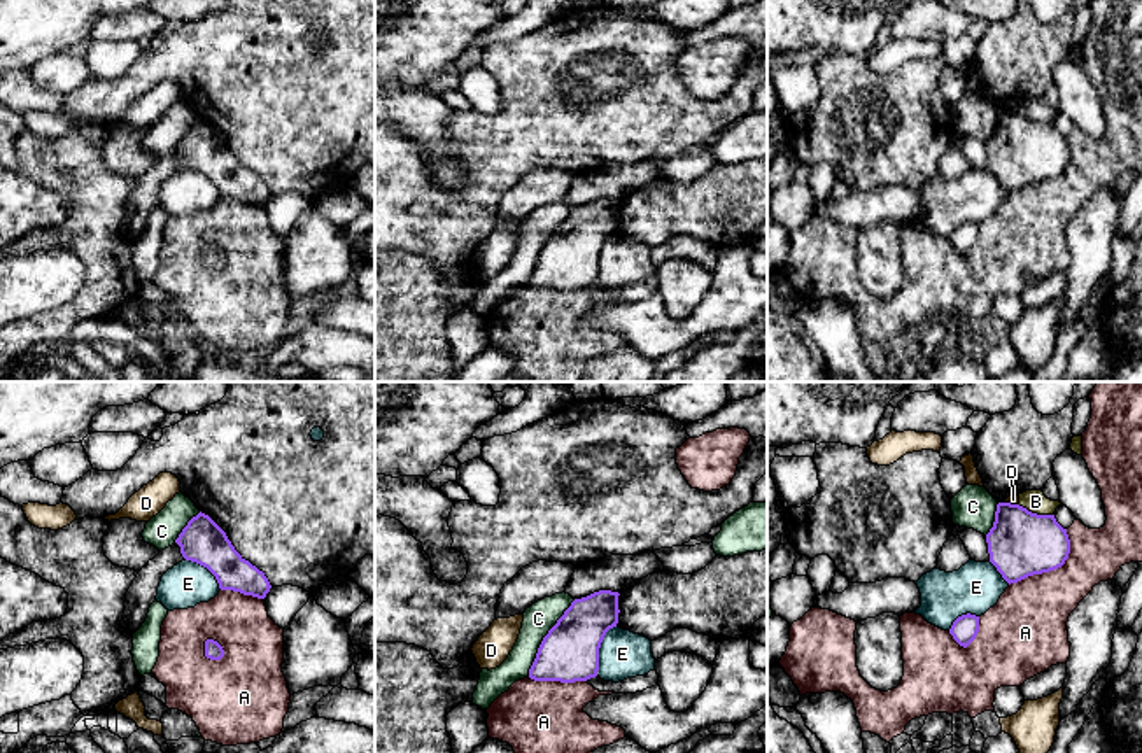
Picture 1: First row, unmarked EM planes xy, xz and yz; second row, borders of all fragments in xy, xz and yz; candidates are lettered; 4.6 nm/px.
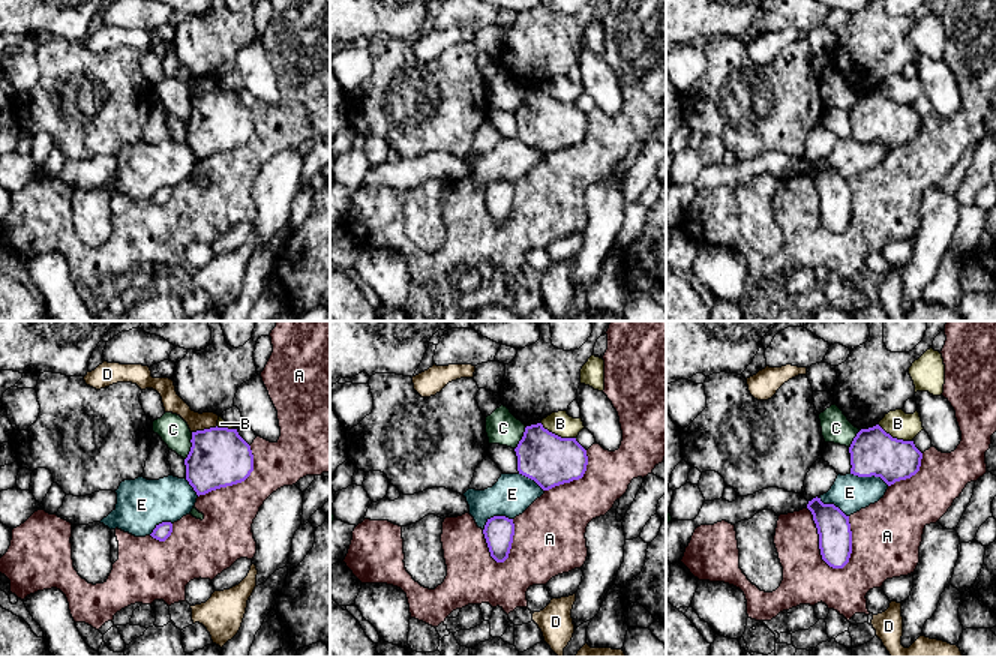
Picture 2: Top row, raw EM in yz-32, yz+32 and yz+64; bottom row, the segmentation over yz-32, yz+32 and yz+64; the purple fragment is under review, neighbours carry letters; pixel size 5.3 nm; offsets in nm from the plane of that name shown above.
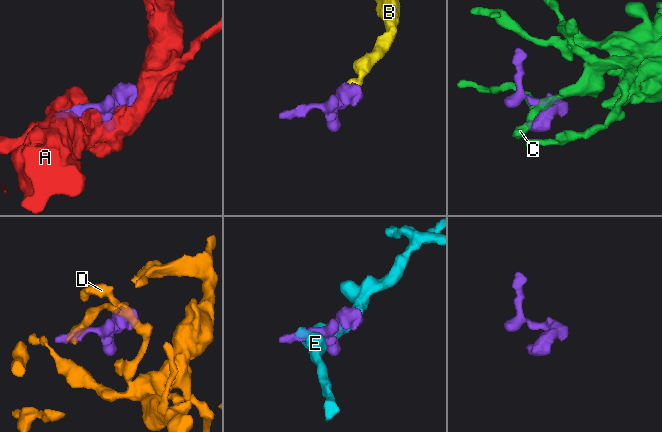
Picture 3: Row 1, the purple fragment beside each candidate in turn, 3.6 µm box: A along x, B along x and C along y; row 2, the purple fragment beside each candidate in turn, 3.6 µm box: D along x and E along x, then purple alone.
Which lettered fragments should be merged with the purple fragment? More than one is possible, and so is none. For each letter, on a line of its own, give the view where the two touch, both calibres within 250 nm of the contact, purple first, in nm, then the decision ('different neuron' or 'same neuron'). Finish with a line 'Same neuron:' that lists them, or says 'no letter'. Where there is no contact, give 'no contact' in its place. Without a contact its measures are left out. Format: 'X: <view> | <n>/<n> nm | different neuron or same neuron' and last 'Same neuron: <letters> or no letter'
A: yz | 300/340 nm | different neuron
B: yz | 300/100 nm | different neuron
C: xz | 280/140 nm | different neuron
D: yz | 300/50 nm | different neuron
E: xz | 280/220 nm | different neuron
Same neuron: no letter

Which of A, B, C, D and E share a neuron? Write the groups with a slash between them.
A / B / C / D / E

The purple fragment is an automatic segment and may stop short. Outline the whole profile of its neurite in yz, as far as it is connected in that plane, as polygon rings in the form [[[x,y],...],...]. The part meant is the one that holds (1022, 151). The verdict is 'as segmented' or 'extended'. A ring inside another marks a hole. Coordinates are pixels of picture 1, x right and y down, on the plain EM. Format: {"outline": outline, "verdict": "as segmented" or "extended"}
{"outline": [[[998,110],[986,142],[990,170],[1011,193],[1054,179],[1070,161],[1070,147],[1054,123],[1037,123],[1019,112]]], "verdict": "as segmented"}

